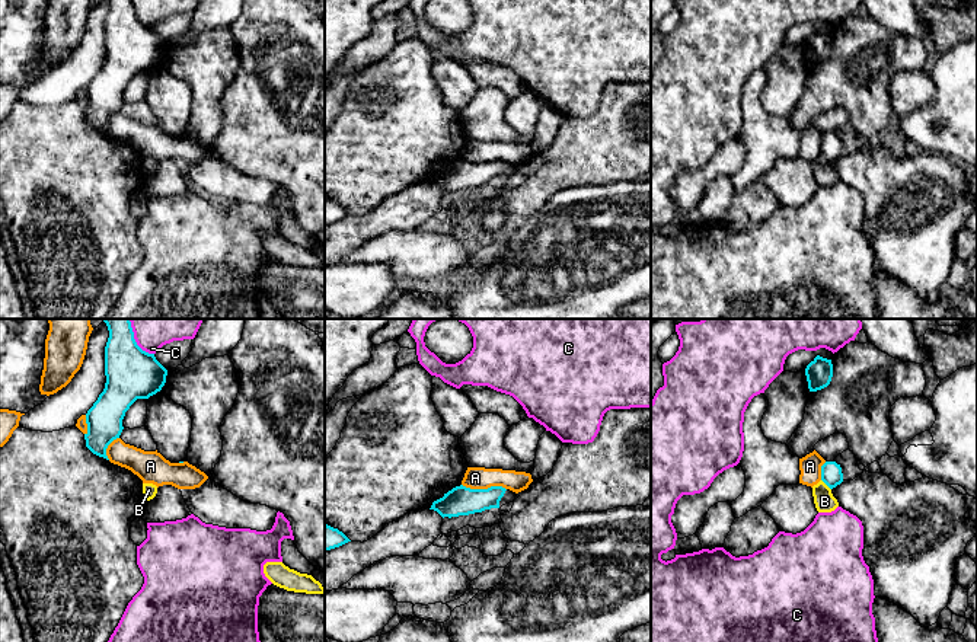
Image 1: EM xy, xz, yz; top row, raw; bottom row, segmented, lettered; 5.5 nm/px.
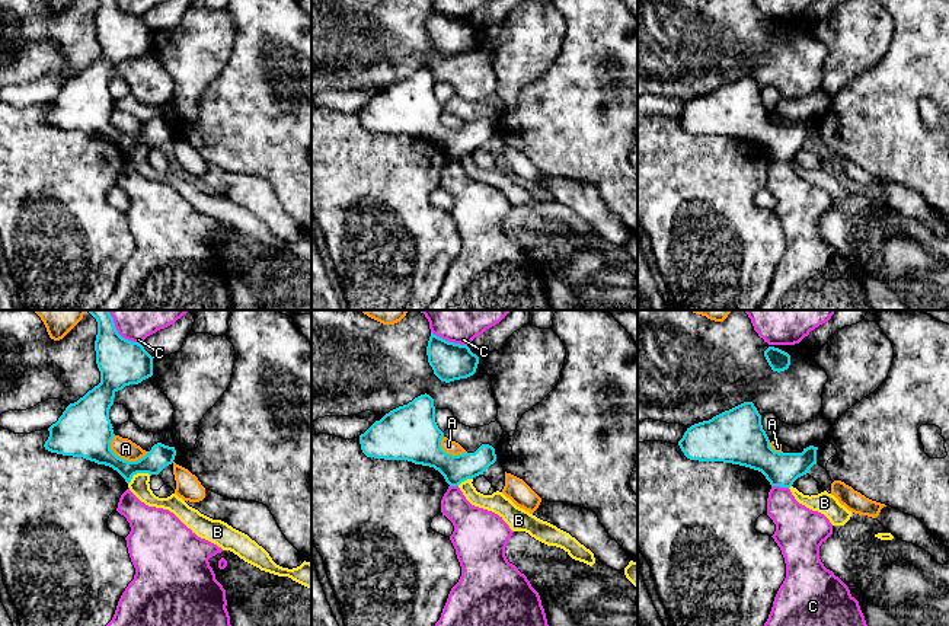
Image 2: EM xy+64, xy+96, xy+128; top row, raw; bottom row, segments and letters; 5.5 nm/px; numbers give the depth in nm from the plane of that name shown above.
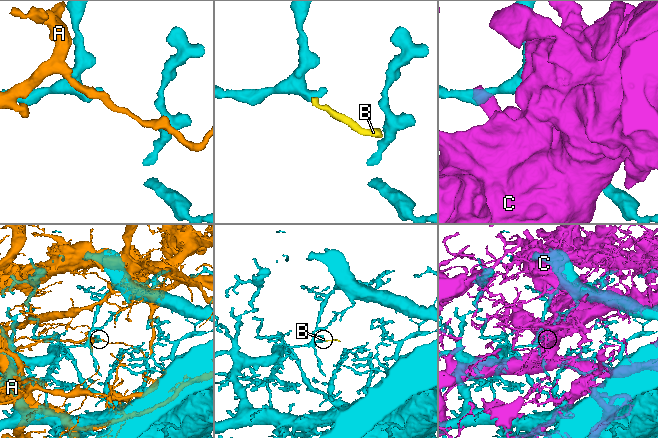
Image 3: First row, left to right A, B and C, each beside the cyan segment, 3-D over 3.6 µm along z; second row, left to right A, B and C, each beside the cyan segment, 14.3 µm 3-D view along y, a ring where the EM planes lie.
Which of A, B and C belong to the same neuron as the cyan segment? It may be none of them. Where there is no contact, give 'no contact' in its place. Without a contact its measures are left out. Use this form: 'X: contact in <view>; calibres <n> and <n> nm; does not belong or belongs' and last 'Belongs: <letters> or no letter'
A: contact in xz; calibres 160 and 130 nm; does not belong
B: contact in yz; calibres 120 and 120 nm; does not belong
C: contact in xy; calibres 280 and 280 nm; does not belong
Belongs: no letter

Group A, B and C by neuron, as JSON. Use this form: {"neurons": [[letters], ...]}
{"neurons": [["A"], ["B"], ["C"]]}

